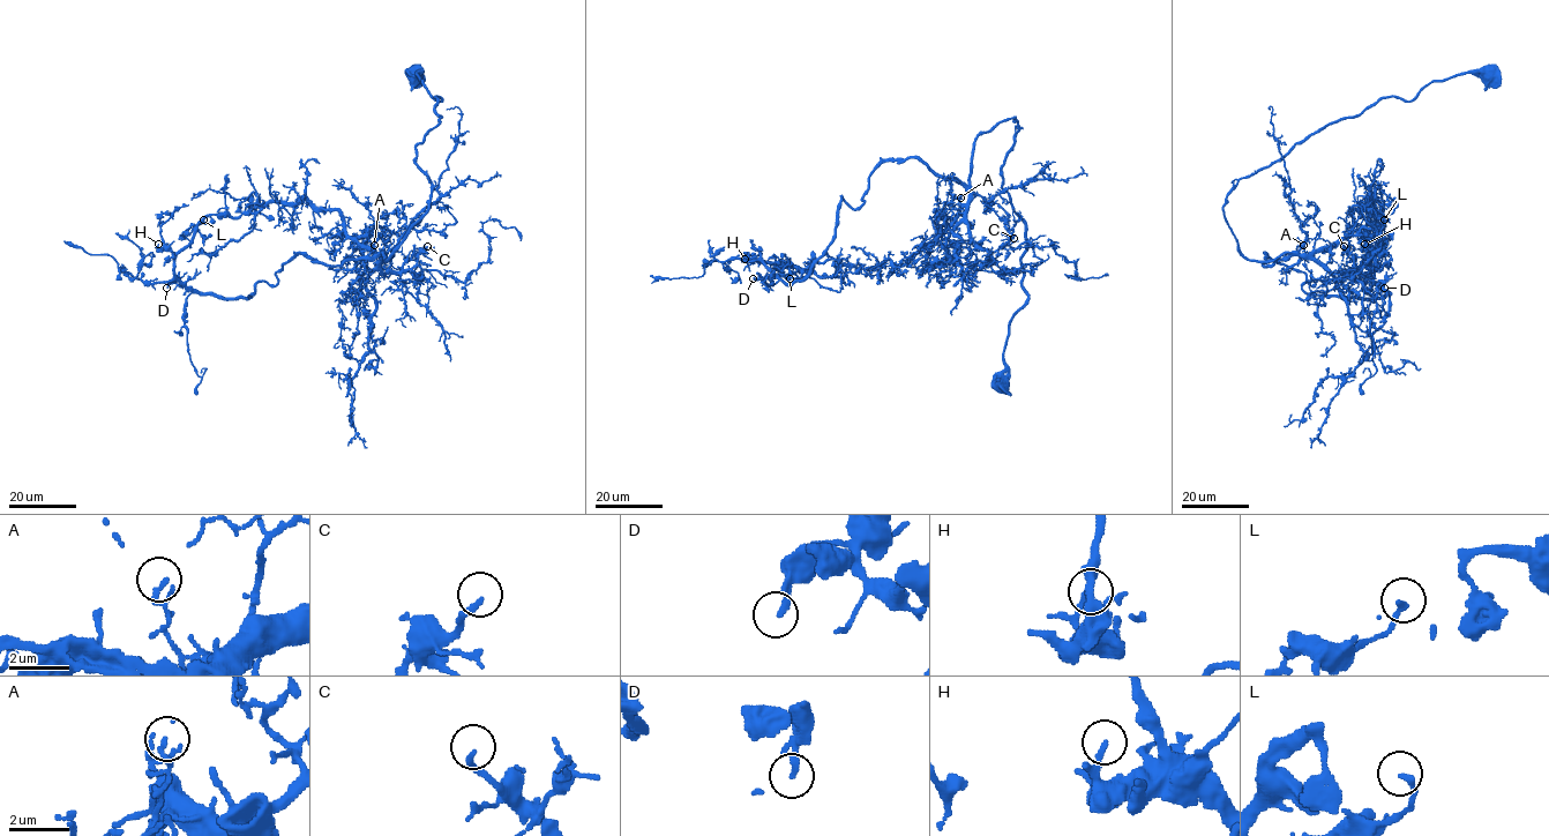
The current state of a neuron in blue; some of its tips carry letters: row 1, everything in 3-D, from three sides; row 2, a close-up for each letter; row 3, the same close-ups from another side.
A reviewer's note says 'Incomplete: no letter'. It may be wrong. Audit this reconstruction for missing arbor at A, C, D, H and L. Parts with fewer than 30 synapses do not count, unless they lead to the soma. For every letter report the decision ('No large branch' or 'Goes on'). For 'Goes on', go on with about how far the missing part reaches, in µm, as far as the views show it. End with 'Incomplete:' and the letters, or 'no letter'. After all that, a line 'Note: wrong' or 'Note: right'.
A: No large branch
C: No large branch
D: No large branch
H: No large branch
L: No large branch
Incomplete: no letter
Note: right

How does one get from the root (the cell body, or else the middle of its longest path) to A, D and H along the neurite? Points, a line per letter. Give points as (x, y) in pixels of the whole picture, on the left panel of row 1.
A: (416, 74), (441, 99), (440, 121), (416, 147), (416, 163), (431, 181), (429, 206), (386, 261), (374, 245)
D: (416, 74), (441, 99), (416, 147), (431, 195), (386, 261), (297, 254), (248, 297), (166, 288)
H: (416, 74), (441, 99), (416, 147), (431, 195), (386, 261), (297, 254), (221, 298), (158, 244)

